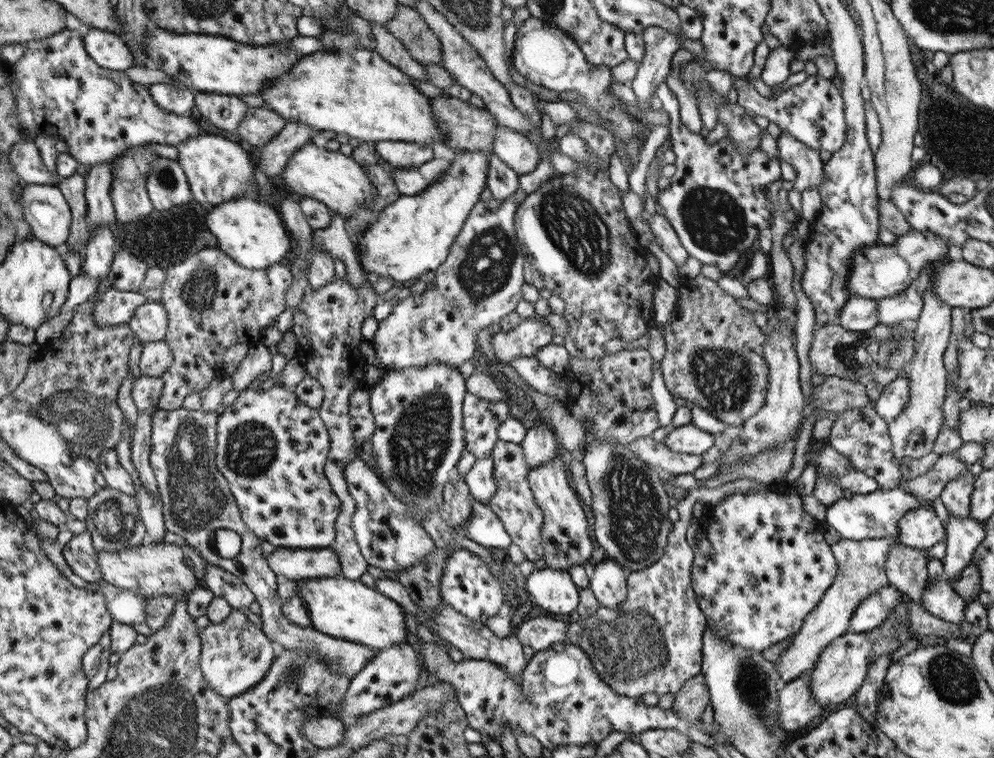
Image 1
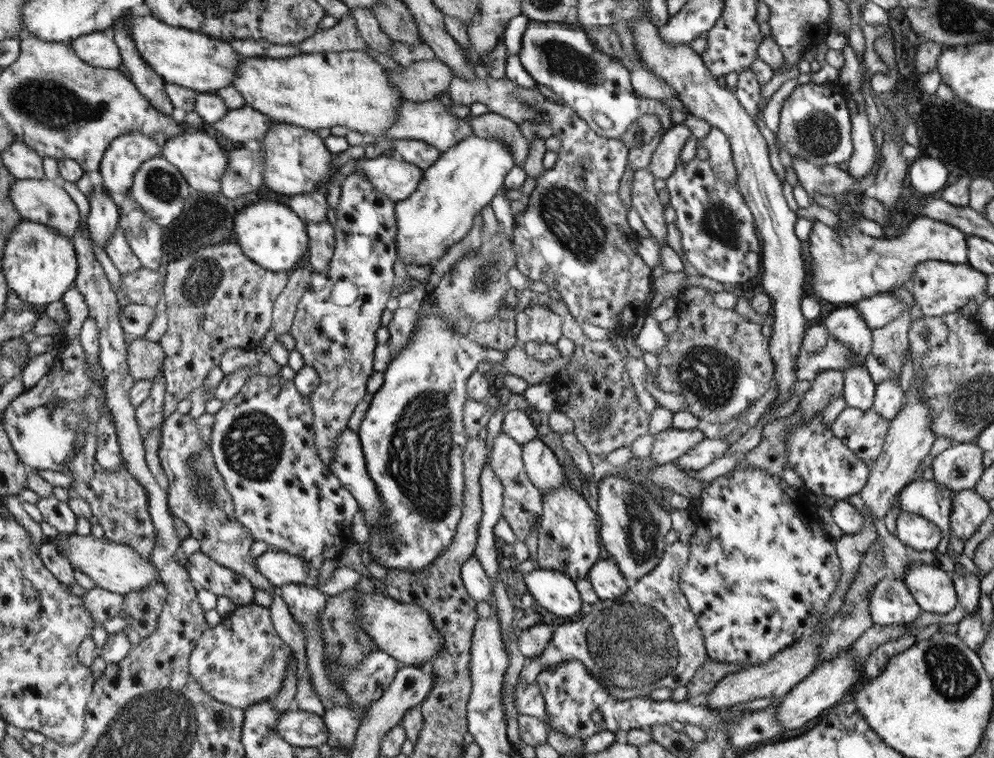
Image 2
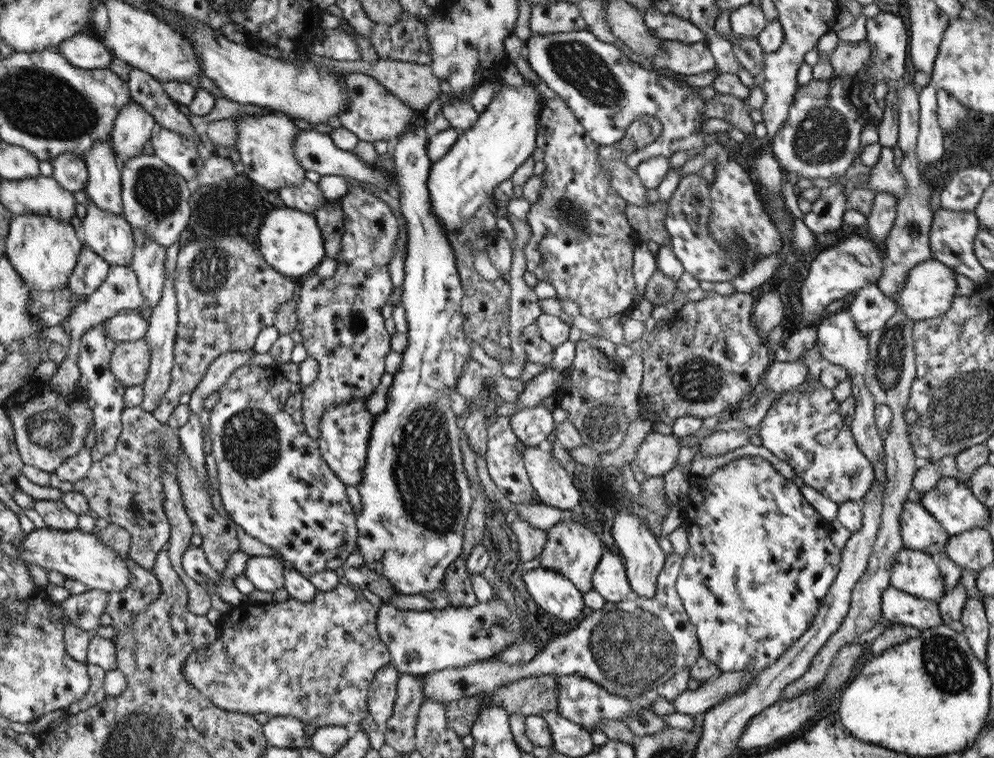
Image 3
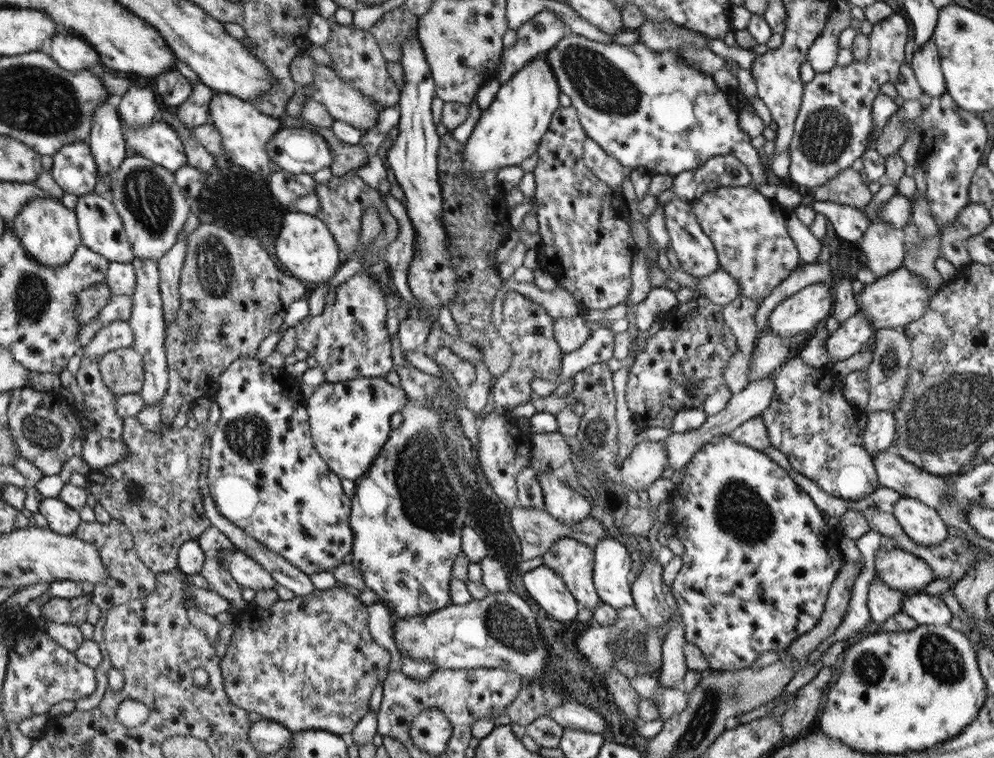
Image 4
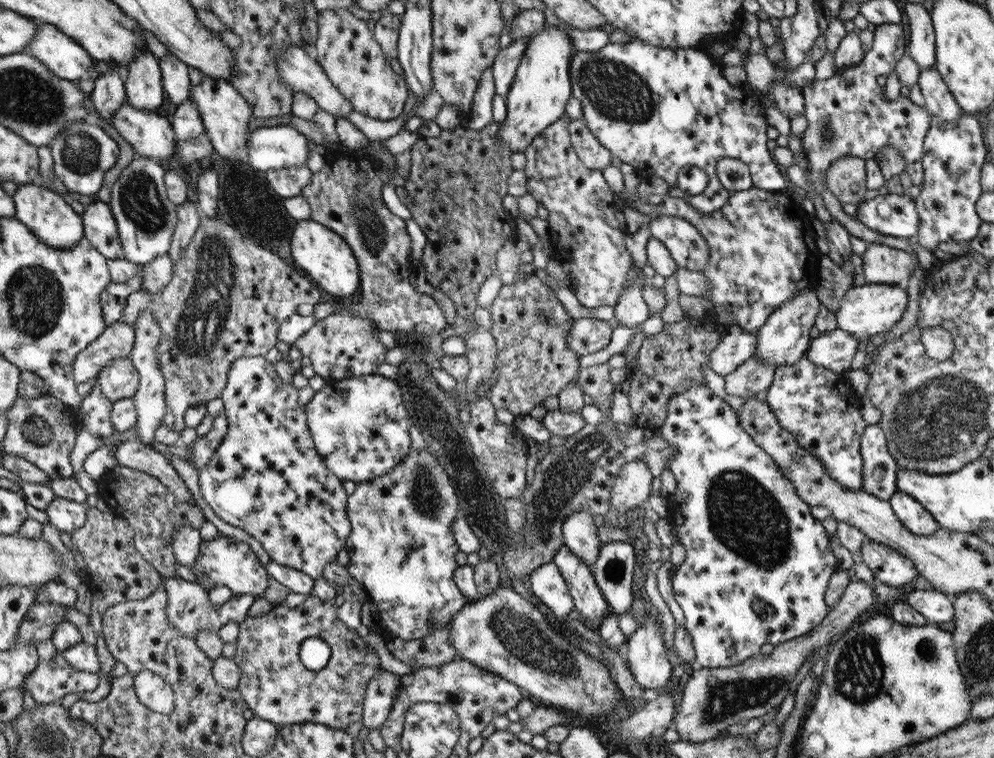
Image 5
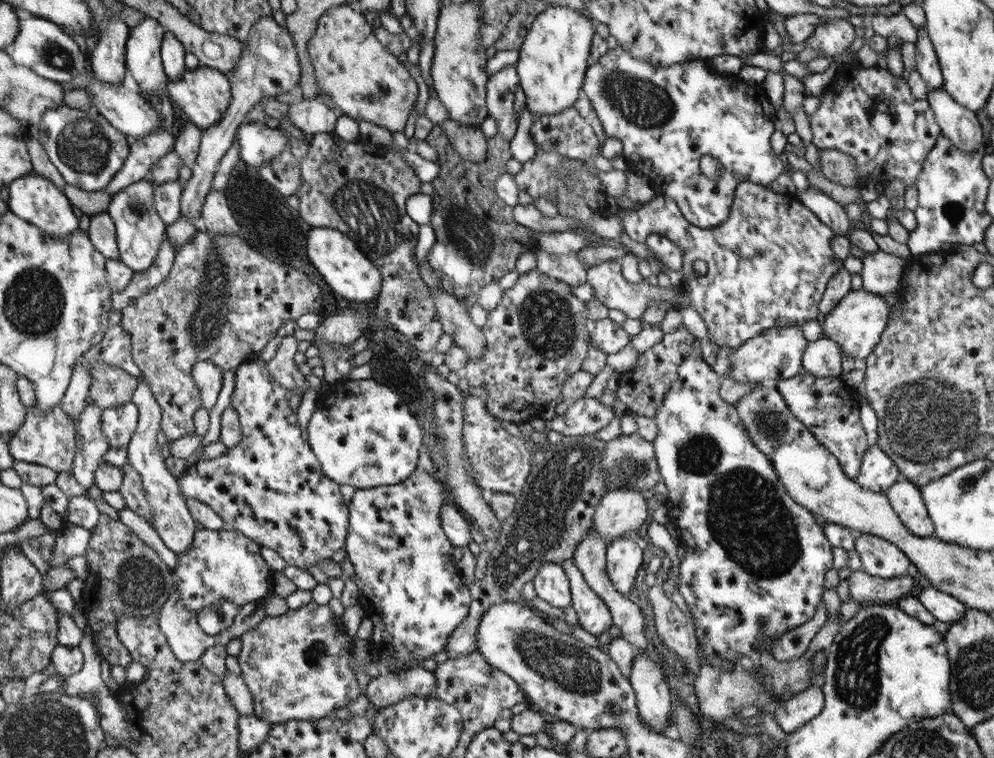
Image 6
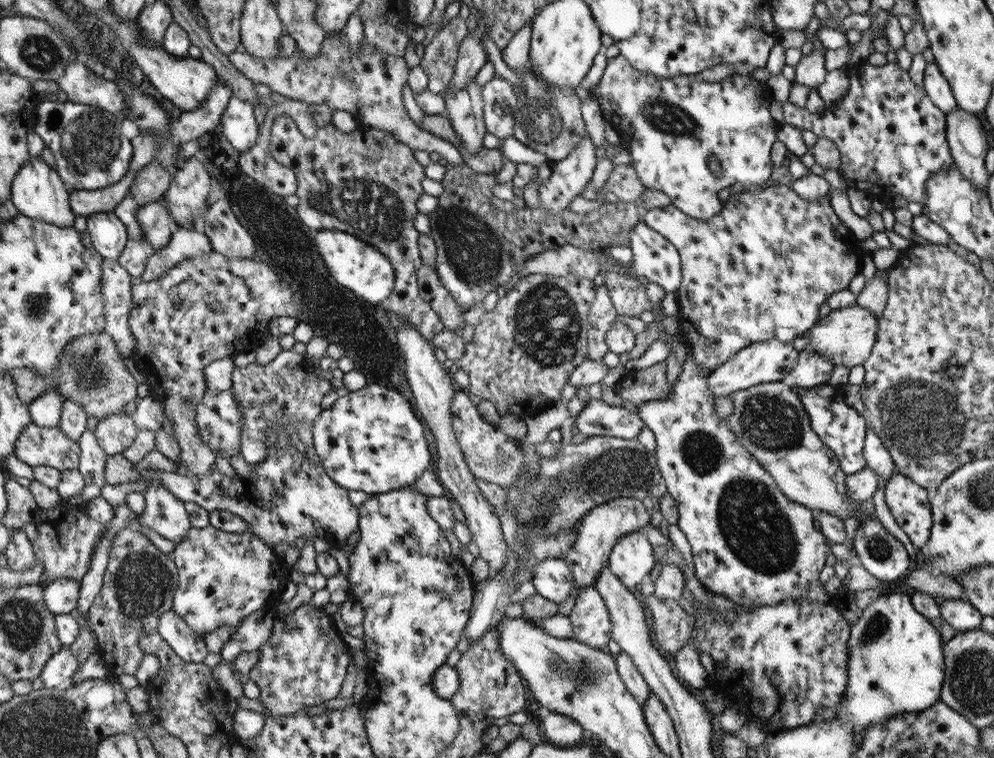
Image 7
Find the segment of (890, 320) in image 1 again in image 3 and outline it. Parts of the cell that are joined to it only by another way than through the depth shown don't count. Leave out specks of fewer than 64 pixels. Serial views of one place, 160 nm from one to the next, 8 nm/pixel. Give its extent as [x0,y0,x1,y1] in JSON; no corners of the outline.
[849,282,897,338]

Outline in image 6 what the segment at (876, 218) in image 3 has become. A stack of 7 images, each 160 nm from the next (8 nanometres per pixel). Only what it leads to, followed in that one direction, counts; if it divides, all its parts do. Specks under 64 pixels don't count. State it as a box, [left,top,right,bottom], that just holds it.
[860,250,908,296]

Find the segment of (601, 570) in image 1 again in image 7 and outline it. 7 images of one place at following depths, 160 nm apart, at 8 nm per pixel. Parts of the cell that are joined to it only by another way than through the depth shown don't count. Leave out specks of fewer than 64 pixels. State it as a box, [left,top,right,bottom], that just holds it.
[607,531,655,590]

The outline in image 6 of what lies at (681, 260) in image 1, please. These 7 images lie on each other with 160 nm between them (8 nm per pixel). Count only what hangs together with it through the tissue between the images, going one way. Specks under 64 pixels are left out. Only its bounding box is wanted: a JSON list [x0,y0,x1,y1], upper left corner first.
[529,107,600,165]

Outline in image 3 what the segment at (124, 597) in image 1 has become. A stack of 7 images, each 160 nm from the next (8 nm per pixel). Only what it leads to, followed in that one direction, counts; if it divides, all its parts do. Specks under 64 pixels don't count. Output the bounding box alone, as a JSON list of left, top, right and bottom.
[60,589,108,633]

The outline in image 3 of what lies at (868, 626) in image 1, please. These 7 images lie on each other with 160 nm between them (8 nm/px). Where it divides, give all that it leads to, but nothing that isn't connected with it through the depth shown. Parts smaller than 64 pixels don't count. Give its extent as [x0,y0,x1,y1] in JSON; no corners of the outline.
[881,585,943,630]

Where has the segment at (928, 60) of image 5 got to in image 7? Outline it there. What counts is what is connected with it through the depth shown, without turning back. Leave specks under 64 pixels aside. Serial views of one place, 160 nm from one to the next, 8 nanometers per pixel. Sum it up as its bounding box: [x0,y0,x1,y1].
[923,62,960,114]

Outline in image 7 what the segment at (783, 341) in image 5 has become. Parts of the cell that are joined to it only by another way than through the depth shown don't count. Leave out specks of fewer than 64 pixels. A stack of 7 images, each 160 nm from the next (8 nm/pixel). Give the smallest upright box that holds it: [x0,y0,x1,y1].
[707,340,799,397]

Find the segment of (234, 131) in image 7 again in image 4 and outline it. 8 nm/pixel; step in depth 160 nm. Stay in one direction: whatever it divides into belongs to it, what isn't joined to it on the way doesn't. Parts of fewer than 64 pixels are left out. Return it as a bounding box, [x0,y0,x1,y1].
[267,127,333,174]

